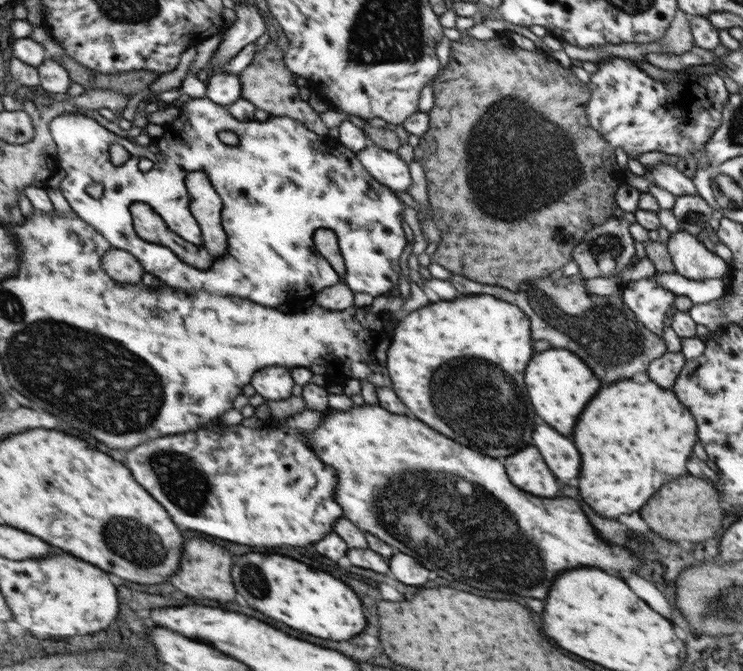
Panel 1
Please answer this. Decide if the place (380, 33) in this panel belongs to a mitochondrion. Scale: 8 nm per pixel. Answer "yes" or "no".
yes

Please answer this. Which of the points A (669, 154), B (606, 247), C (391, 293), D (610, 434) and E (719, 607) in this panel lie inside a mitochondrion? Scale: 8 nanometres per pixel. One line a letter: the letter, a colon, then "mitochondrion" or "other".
A: other
B: mitochondrion
C: other
D: other
E: mitochondrion

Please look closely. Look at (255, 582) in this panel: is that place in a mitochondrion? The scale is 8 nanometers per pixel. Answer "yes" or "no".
yes

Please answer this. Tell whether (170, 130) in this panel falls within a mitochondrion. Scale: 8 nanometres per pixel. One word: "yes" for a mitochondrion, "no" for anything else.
no

